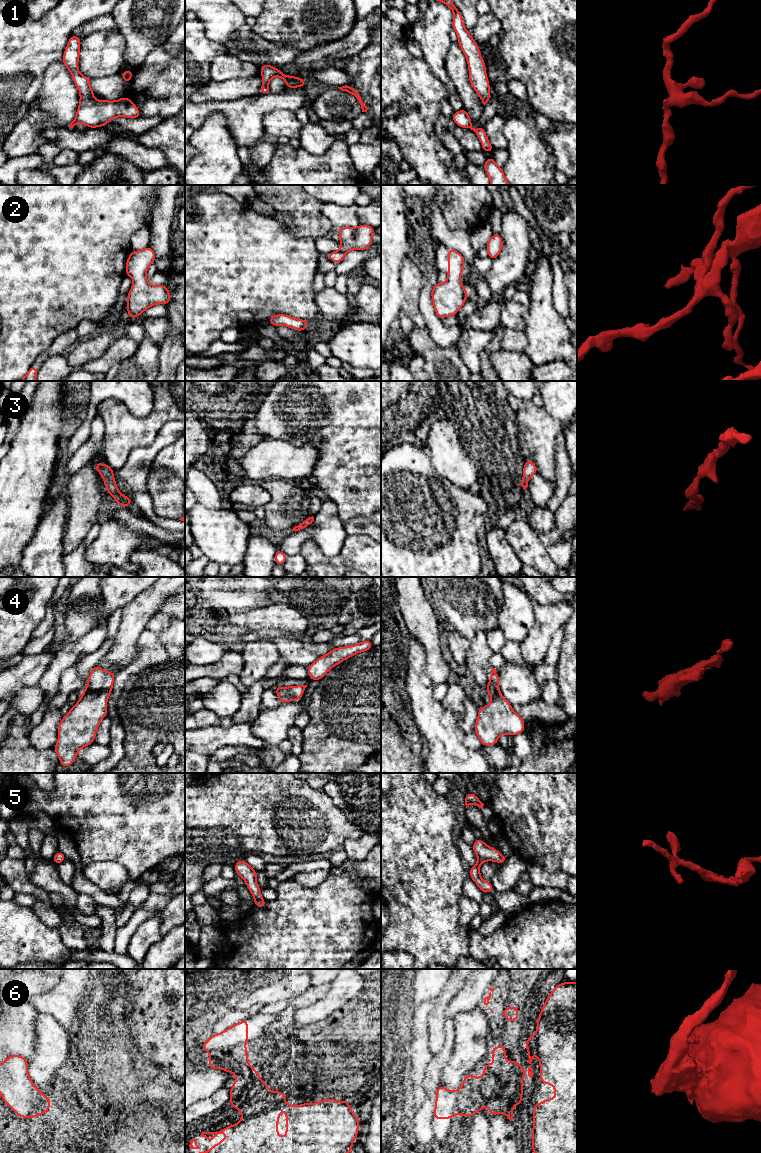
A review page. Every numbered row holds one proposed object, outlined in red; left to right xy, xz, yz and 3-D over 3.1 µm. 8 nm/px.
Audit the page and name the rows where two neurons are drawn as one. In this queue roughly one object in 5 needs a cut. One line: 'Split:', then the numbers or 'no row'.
Split: 6

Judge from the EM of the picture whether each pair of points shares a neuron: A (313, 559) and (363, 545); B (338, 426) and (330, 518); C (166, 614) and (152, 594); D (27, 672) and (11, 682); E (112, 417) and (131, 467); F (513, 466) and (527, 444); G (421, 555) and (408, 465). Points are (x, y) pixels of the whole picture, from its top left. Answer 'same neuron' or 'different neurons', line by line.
A: same neuron
B: different neurons
C: different neurons
D: same neuron
E: different neurons
F: different neurons
G: same neuron

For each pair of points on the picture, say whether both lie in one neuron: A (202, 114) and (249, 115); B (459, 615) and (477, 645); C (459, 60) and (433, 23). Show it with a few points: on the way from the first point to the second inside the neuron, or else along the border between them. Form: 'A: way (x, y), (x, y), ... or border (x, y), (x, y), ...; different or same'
A: way (214, 108), (223, 108), (237, 112); same
B: border (485, 632), (478, 631), (470, 641); different
C: border (452, 43), (445, 62), (446, 70); different

